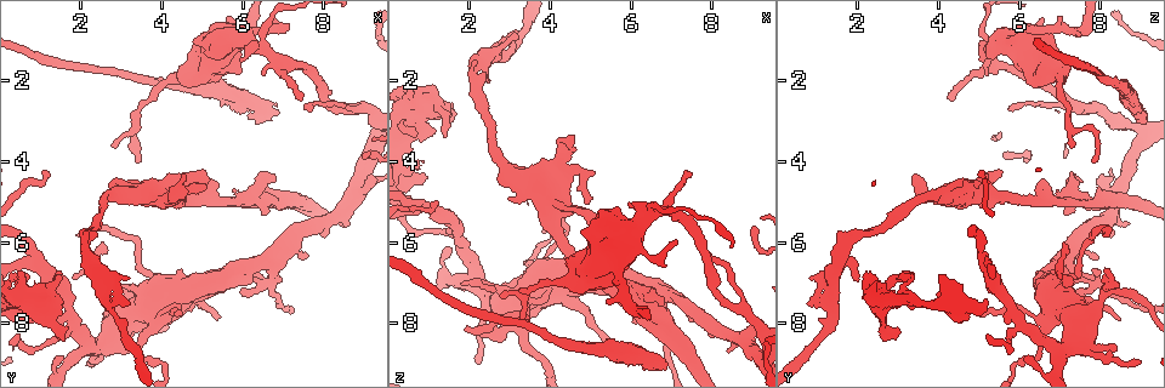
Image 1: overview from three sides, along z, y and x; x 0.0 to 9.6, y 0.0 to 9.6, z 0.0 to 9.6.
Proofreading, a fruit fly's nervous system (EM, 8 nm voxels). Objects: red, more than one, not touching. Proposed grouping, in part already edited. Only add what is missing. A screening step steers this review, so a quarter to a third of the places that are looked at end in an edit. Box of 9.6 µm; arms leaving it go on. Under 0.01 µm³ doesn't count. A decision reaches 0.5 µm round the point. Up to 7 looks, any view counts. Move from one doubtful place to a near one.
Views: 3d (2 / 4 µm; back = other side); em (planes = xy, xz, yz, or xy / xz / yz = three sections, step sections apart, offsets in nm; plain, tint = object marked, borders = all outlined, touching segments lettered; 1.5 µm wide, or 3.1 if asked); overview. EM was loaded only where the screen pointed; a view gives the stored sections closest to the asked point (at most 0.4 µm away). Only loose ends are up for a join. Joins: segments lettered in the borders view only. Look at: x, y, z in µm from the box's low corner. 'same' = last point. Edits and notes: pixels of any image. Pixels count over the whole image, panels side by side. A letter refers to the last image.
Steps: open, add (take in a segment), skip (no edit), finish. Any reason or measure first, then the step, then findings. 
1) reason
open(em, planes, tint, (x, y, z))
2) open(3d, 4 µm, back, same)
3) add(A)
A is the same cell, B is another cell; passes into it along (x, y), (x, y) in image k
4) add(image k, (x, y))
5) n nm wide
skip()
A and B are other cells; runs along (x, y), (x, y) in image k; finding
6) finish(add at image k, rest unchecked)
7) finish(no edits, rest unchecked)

branch stops here
open(3d, 4 µm, (2.50, 6.95, 2.05))

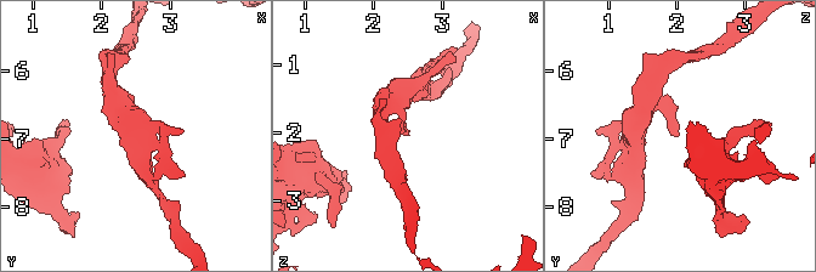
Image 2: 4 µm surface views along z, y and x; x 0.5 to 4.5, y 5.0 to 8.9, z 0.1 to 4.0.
open(em, planes, tint, (2.50, 6.95, 2.05))

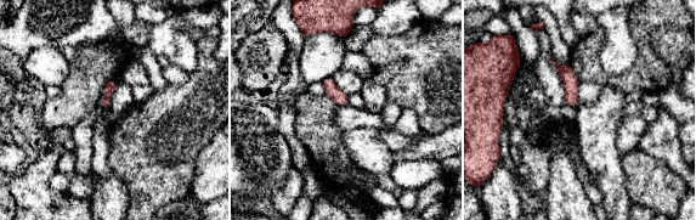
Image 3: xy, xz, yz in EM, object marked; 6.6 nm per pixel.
open(em, planes, borders, same)

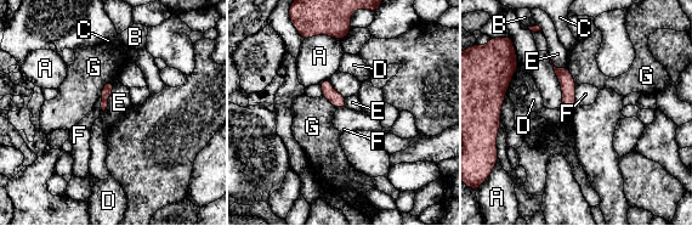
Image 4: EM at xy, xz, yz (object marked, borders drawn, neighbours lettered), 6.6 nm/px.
skip()
A, B, C, D, E, F and G are other cells; border along (114, 82), (108, 106), (103, 111) in image 4; no lettered segment goes on from it

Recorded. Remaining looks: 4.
an open end
open(em, planes, tint, (1.40, 6.80, 3.40))

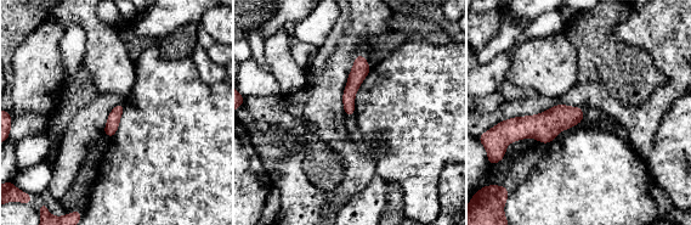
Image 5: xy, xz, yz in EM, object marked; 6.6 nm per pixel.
open(em, planes, borders, same)

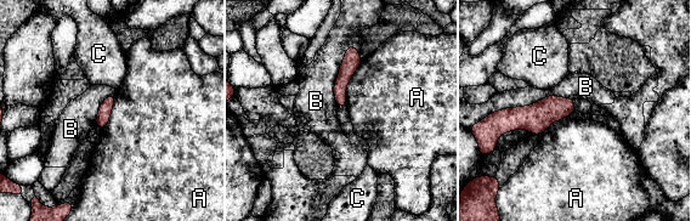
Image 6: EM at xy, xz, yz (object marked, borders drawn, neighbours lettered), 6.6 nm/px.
B touches over 550 nm
skip()
A, B and C are other cells; runs along (352, 50), (340, 86), (340, 103) in image 6; no lettered segment goes on from it

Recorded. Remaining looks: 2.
finish(no edits, rest unchecked)

